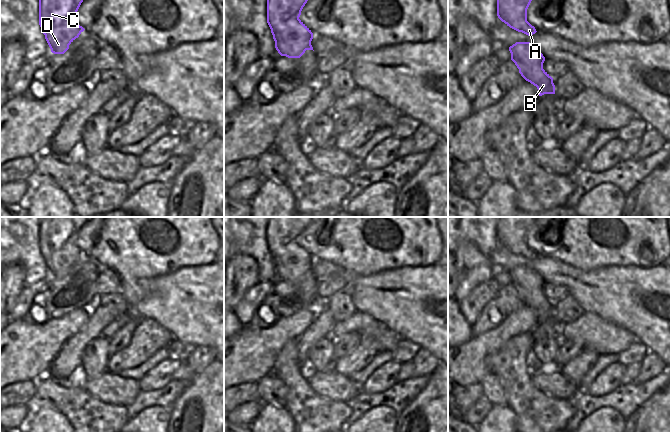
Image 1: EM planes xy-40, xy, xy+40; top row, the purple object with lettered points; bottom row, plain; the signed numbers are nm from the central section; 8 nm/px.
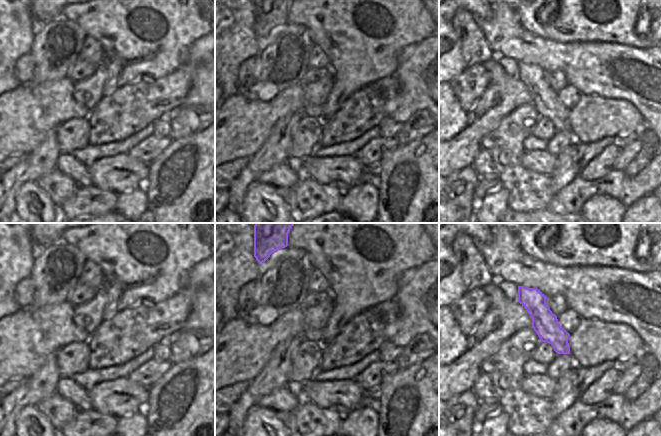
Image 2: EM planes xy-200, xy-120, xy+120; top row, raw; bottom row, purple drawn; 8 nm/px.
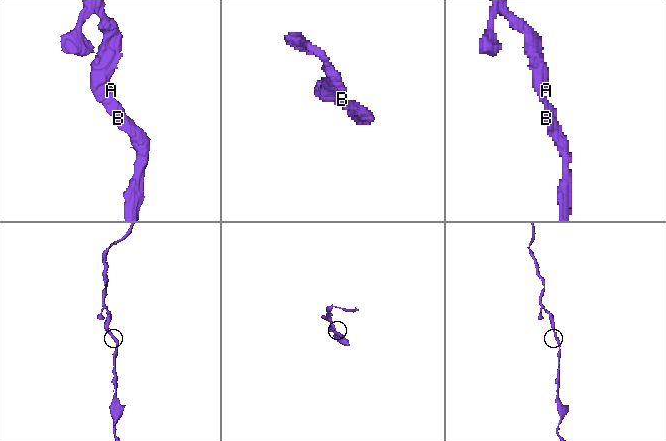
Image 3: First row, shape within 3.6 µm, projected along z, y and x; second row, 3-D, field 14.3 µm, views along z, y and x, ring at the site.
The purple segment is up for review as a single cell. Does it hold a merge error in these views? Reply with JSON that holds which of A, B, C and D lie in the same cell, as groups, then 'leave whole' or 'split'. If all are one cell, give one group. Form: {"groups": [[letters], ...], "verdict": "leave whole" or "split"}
{"groups": [["A", "B", "C", "D"]], "verdict": "leave whole"}

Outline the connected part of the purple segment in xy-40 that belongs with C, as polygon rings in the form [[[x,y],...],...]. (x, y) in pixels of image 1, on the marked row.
[[[39,0],[39,25],[54,54],[64,54],[85,30],[75,21],[83,0]]]

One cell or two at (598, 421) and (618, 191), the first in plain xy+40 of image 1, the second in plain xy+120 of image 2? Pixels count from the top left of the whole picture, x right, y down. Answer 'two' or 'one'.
two

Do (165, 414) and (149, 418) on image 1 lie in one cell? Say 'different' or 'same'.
same

